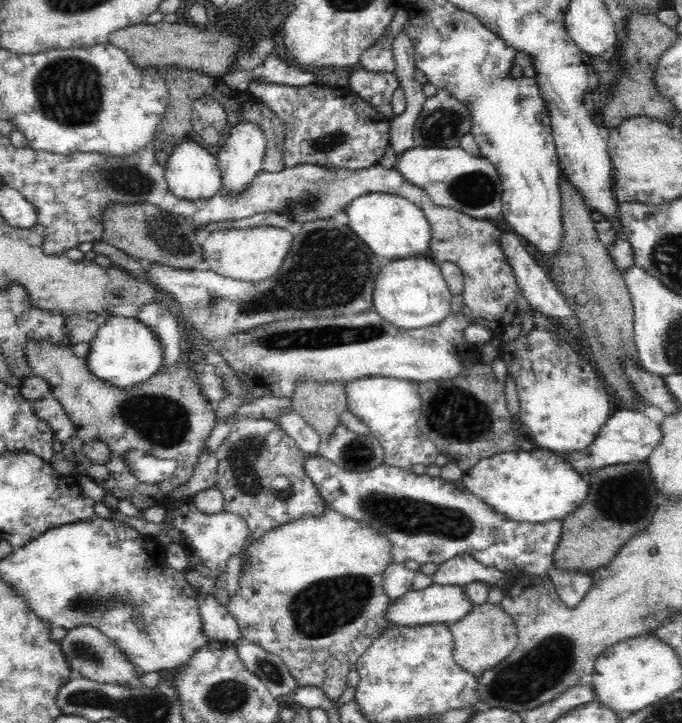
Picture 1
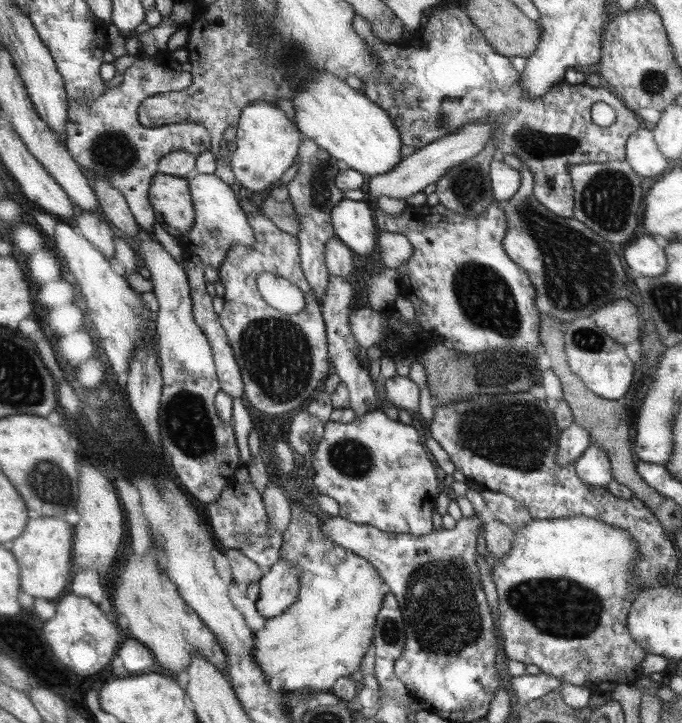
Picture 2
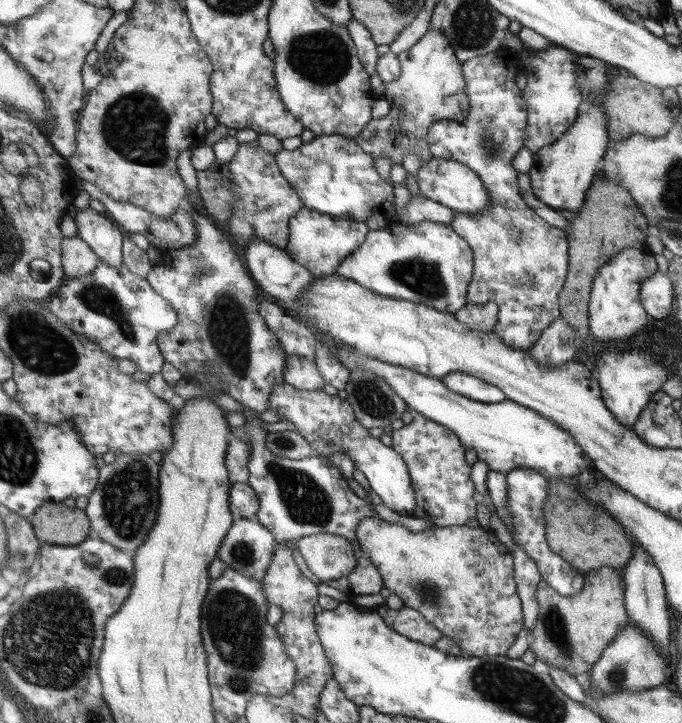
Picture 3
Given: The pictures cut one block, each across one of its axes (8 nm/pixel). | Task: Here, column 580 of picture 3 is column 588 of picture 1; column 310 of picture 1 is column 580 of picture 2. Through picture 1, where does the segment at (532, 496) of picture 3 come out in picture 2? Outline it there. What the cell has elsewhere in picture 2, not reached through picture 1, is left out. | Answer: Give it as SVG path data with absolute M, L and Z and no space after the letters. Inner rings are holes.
M590 445L575 460L575 468L578 475L591 486L606 487L614 479L610 457L599 446Z

